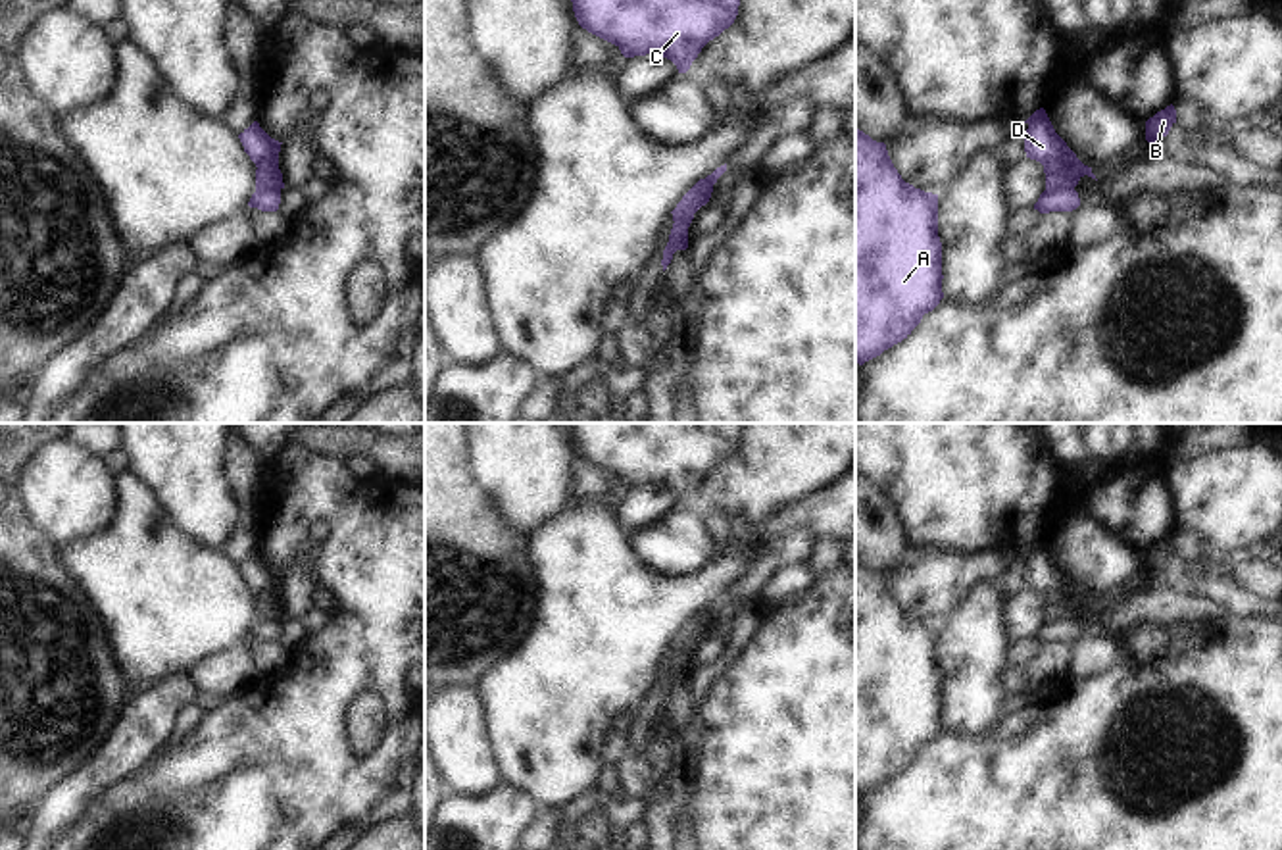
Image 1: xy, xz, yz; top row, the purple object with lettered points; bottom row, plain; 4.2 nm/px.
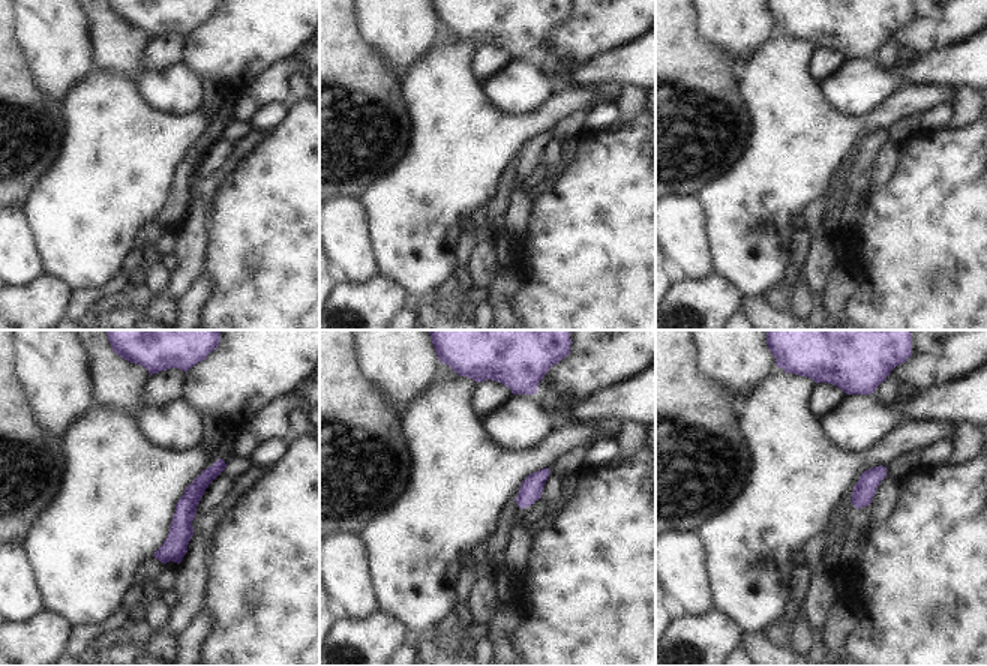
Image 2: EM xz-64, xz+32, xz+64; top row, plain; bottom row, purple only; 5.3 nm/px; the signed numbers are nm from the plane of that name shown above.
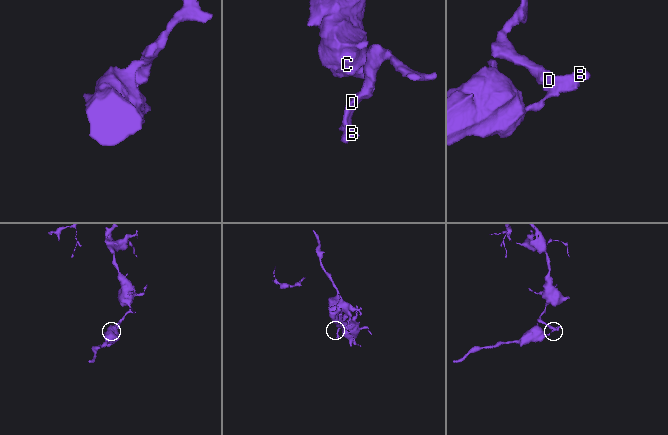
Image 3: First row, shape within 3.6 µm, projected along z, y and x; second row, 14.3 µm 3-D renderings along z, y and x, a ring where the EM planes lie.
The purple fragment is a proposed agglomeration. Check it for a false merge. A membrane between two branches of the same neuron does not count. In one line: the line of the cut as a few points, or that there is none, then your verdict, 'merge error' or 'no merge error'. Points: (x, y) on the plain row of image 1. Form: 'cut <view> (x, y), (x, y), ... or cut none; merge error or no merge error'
cut xz (698, 614), (689, 639), (692, 647); merge error

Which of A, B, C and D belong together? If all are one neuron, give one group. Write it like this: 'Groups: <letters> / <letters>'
Groups: A C / B D.

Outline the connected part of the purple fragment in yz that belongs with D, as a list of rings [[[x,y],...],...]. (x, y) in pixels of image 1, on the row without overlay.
[[[1044,538],[1036,540],[1024,554],[1028,556],[1024,583],[1026,588],[1044,596],[1046,621],[1074,619],[1084,606],[1096,610],[1092,598],[1084,596],[1055,563]]]

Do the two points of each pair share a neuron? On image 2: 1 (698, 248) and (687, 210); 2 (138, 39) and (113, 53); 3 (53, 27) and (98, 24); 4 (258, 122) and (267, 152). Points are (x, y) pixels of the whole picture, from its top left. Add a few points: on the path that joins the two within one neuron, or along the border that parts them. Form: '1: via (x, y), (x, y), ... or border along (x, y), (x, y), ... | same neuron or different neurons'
1: via (689, 239), (687, 219) | same neuron
2: via (132, 41), (119, 47) | same neuron
3: border along (83, 15), (87, 24), (92, 59) | different neurons
4: border along (288, 110), (284, 119), (270, 131), (245, 138) | different neurons

